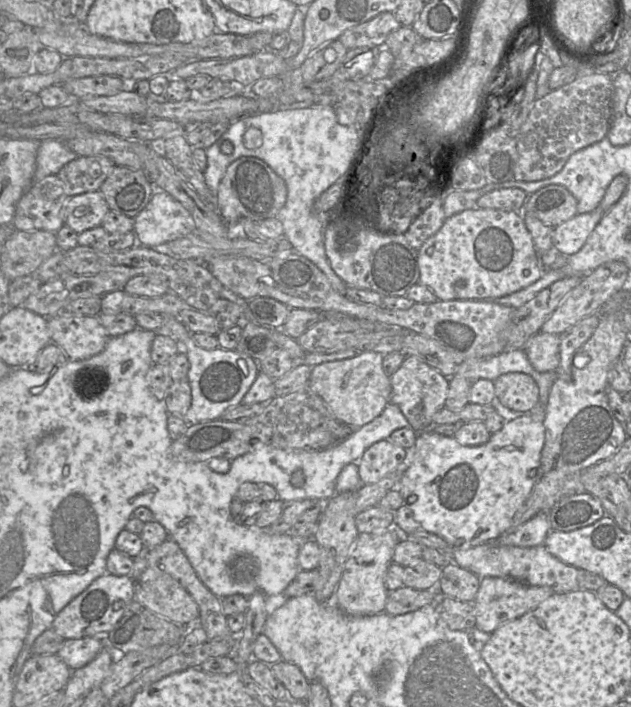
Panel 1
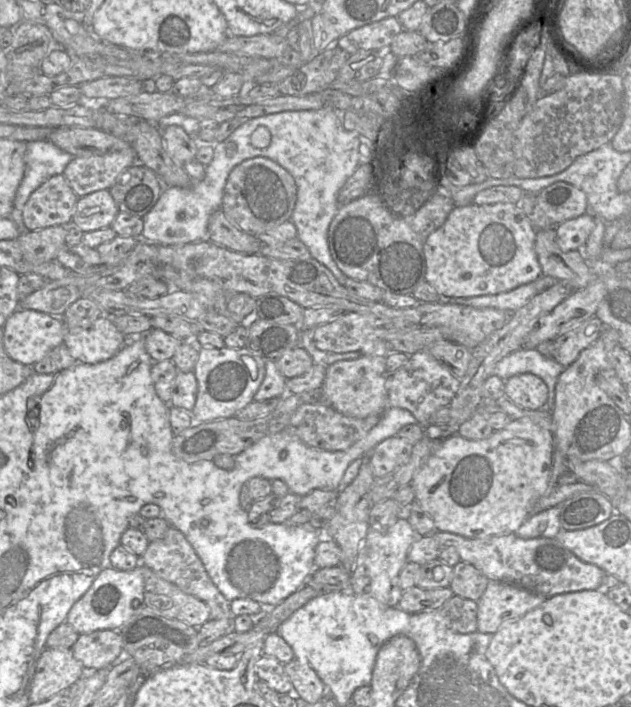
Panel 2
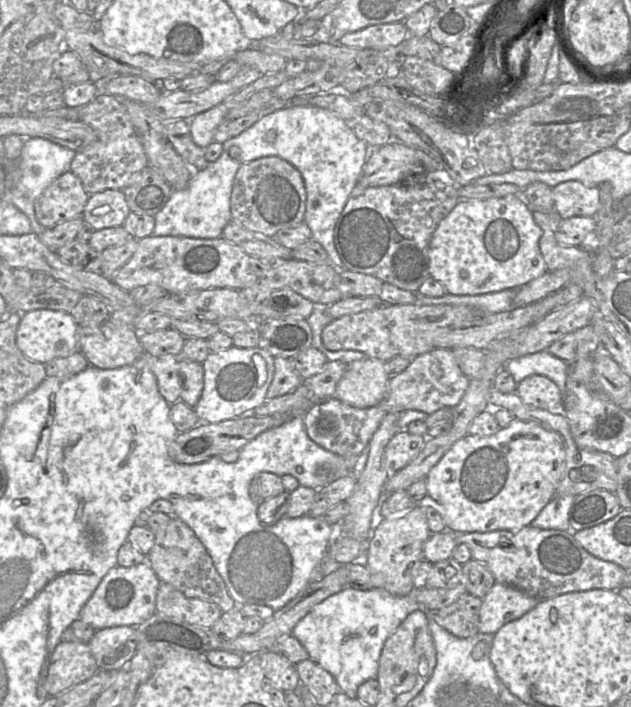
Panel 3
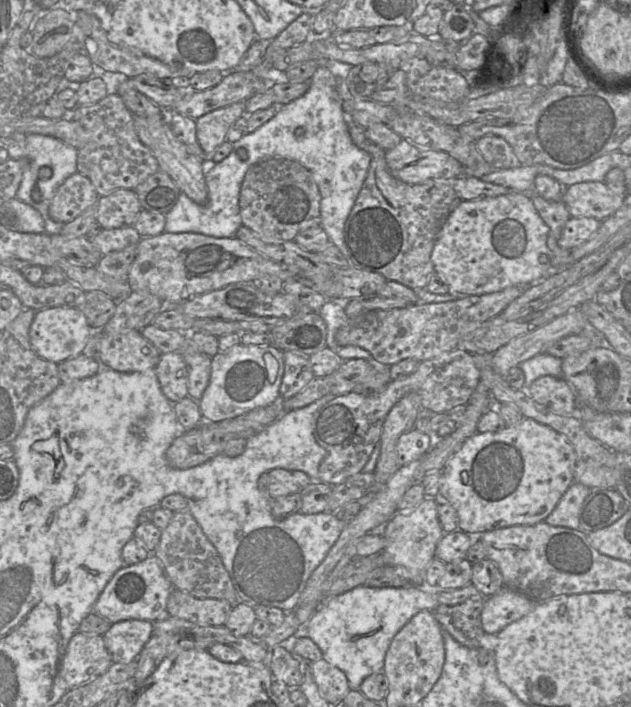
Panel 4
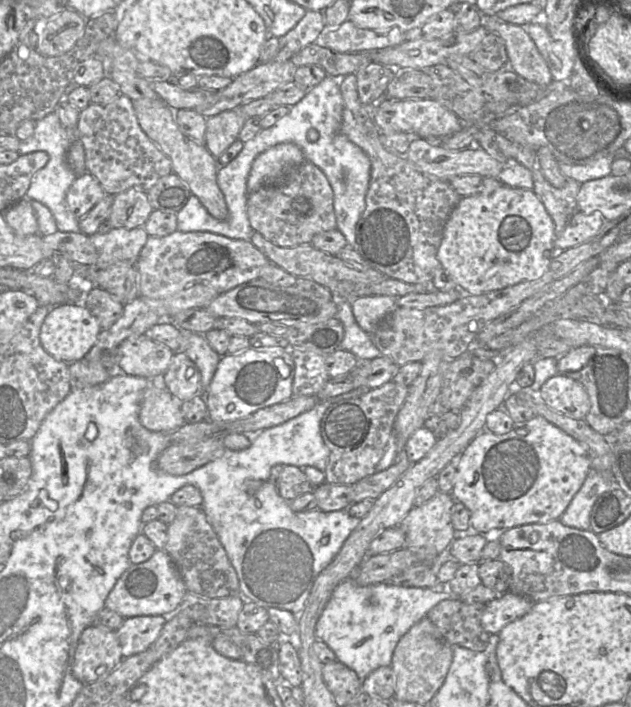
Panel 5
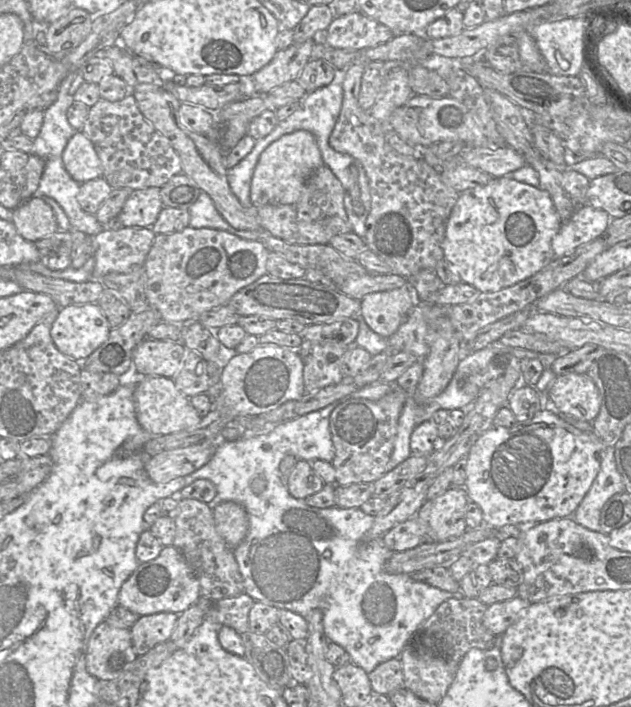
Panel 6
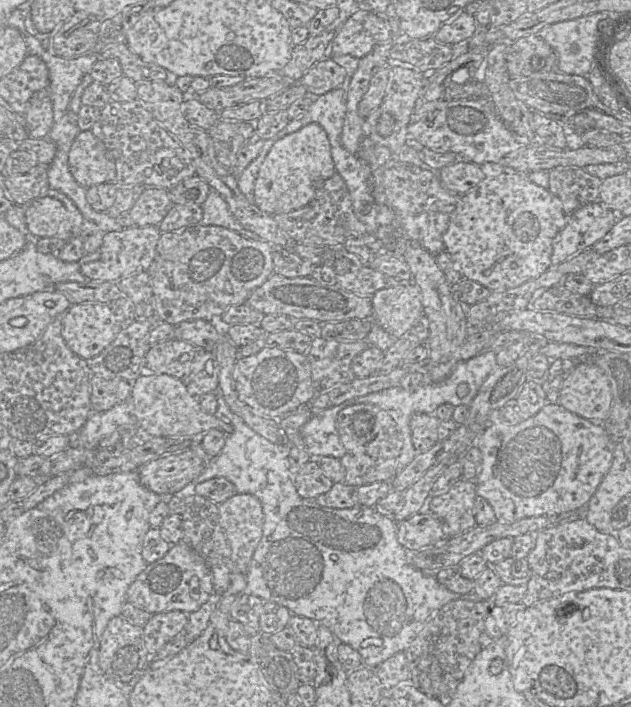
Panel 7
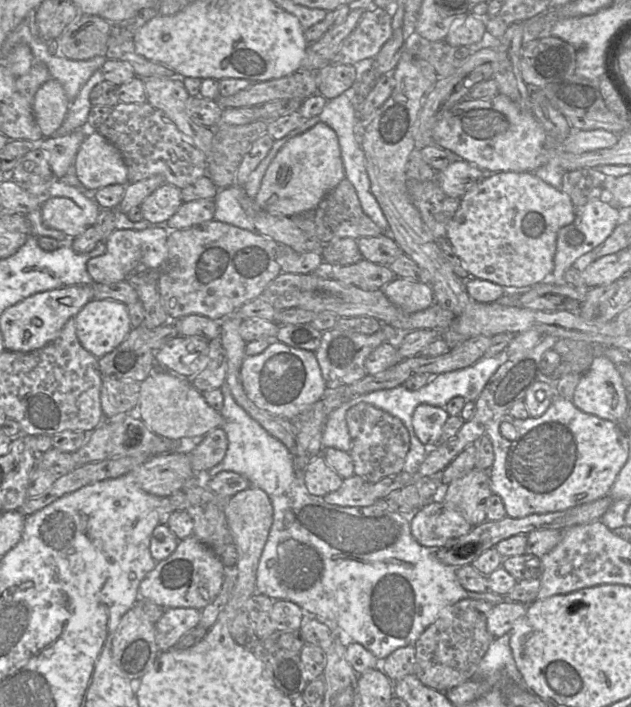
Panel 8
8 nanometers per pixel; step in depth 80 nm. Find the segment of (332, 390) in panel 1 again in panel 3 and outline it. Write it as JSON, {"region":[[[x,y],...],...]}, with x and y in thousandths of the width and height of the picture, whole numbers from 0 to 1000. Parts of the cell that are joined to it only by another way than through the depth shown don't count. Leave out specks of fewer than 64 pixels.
{"region":[[[580,505],[550,513],[529,563],[563,577],[586,577],[607,566],[615,542],[610,512]]]}

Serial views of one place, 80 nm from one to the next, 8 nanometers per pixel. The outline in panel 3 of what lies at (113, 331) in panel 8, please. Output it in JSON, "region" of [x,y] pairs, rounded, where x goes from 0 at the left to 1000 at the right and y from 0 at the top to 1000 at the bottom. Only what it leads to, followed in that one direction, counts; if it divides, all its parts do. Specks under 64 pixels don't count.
{"region":[[[60,437],[35,443],[25,485],[40,505],[71,515],[87,506],[106,505],[125,496],[122,468],[124,458],[109,441]]]}

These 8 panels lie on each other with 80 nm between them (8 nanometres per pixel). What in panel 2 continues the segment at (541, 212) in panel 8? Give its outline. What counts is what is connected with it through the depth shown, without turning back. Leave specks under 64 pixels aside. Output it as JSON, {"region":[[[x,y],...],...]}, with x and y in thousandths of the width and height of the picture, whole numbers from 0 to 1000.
{"region":[[[786,287],[721,291],[708,310],[675,338],[670,356],[675,371],[674,397],[699,423],[783,417],[845,399],[859,389],[848,356],[851,325],[842,318],[824,289]]]}

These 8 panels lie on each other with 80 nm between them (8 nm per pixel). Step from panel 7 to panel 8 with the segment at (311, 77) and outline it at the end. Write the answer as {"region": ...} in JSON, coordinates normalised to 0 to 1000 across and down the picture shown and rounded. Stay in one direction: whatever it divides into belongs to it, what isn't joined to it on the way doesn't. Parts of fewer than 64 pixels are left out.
{"region":[[[520,89],[501,100],[504,132],[518,141],[552,127],[564,113],[564,99],[556,91]]]}

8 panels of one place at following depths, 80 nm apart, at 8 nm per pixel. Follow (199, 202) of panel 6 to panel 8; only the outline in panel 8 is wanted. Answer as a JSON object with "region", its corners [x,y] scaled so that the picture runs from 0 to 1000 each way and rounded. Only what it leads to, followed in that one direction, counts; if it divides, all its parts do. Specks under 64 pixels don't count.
{"region":[[[369,266],[345,269],[339,286],[341,301],[338,311],[407,330],[399,313],[369,274]]]}

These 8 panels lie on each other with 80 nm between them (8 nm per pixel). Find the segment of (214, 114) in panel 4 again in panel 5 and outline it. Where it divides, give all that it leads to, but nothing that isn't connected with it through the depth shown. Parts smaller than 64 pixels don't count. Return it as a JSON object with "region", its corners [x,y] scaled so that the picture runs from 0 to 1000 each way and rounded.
{"region":[[[379,153],[357,156],[326,167],[325,207],[345,223],[368,202],[377,197],[390,165]]]}

